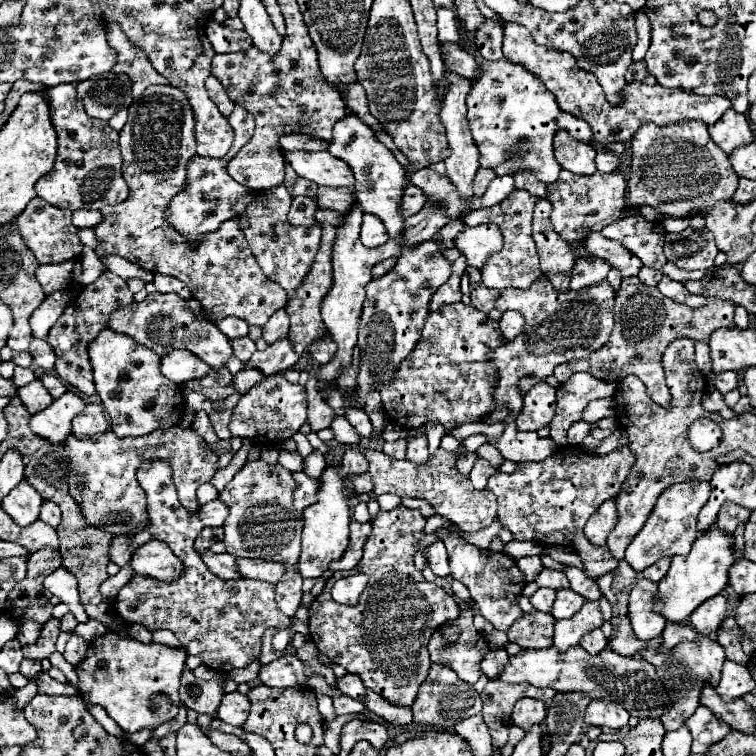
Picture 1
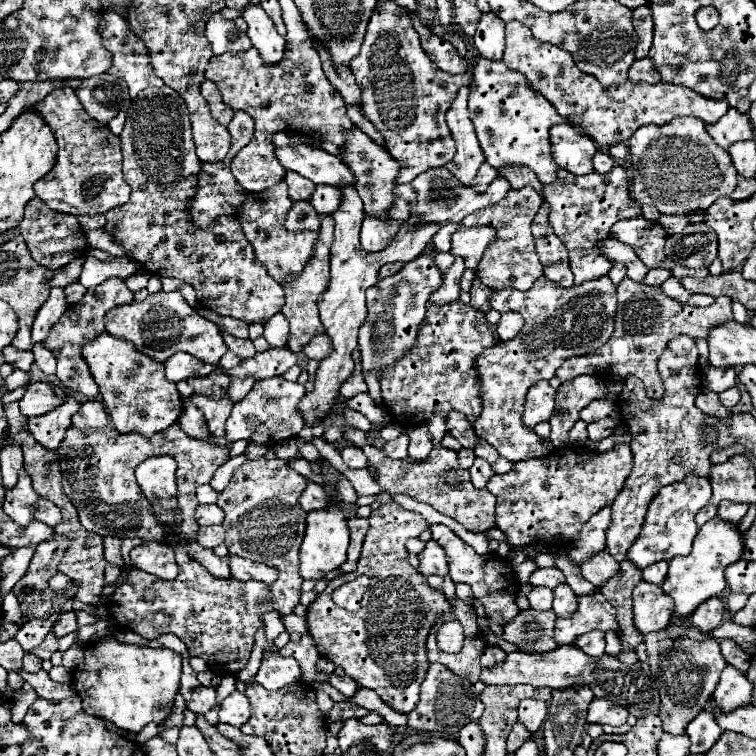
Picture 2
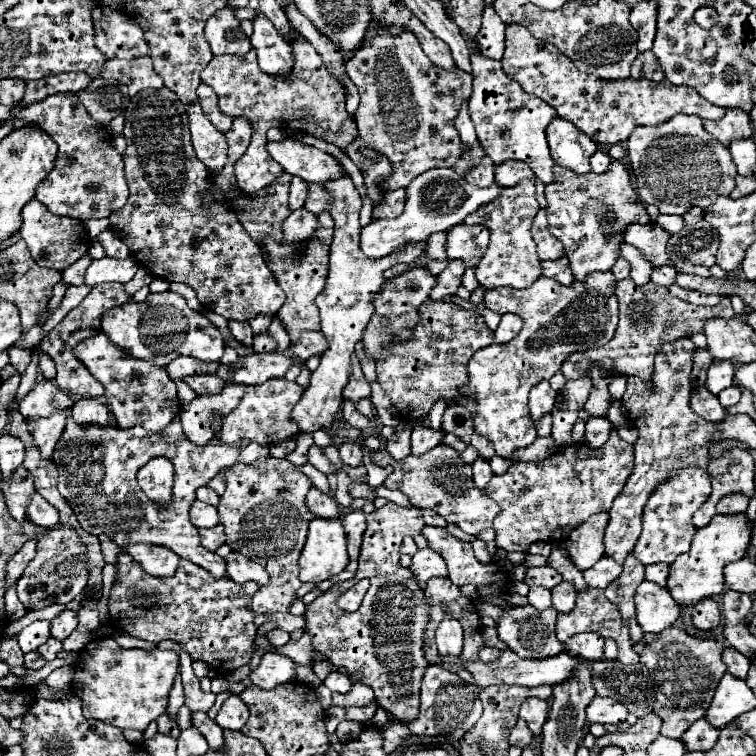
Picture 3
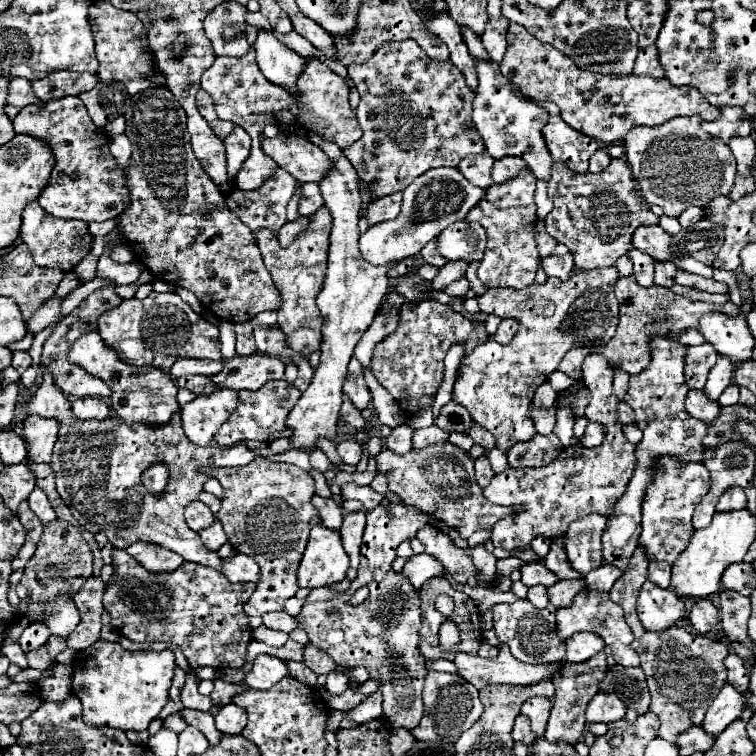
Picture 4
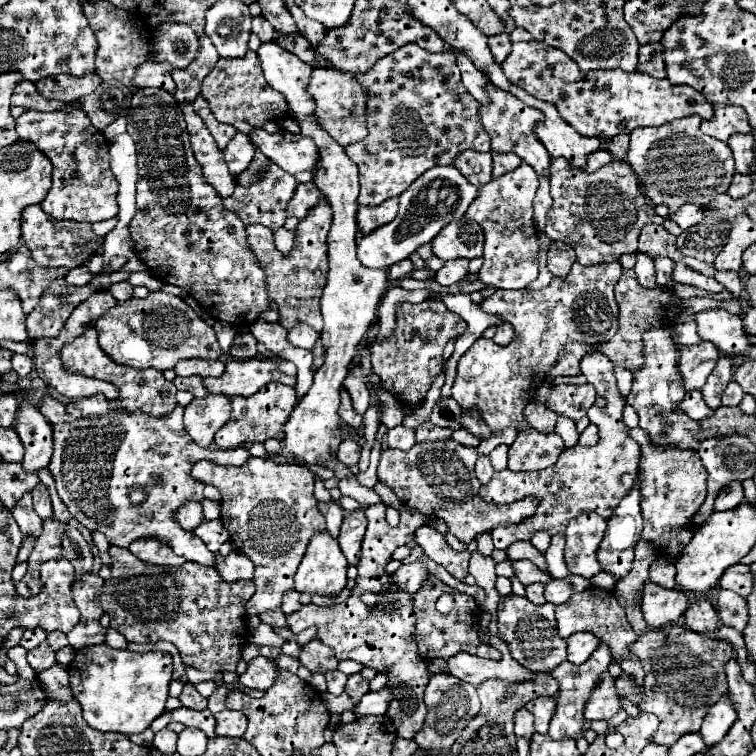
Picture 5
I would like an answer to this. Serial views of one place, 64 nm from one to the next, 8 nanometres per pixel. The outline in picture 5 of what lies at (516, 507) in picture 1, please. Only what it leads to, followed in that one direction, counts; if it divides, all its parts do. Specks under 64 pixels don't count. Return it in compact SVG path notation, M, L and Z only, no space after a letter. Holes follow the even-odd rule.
M590 352L582 358L582 374L588 378L588 382L596 388L596 404L588 410L588 418L592 424L600 430L600 440L592 448L574 446L566 448L560 454L560 460L538 472L512 472L512 470L500 470L494 472L492 480L484 486L480 486L480 496L486 502L492 504L510 504L516 500L522 500L526 496L536 496L540 500L536 516L528 518L526 522L518 526L496 526L492 530L494 546L500 550L506 550L510 544L518 540L530 540L534 532L546 530L550 534L564 532L566 522L578 514L584 512L596 512L596 514L608 514L612 516L614 508L620 504L620 500L634 488L634 480L638 476L638 462L640 462L640 446L636 440L628 436L628 428L622 422L622 412L626 406L624 396L620 394L614 378L614 364L598 352ZM600 572L600 574L596 574L596 576L592 578L592 584L594 584L596 588L602 588L602 590L614 590L616 580L614 580L614 576L608 574L608 572Z

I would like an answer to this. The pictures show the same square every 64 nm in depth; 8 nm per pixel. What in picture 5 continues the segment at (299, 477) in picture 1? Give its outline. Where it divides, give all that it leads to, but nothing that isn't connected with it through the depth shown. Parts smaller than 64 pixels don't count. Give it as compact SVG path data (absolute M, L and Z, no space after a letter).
M320 502L318 504L318 510L322 512L322 516L326 518L326 526L328 526L328 534L332 536L338 536L340 532L340 524L344 520L344 512L342 508L336 504L336 502Z

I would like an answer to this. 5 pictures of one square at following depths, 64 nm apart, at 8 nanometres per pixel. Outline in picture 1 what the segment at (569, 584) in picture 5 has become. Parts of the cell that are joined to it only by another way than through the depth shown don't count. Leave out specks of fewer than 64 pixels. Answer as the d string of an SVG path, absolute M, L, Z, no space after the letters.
M558 590L554 606L552 606L552 616L554 618L572 618L580 608L582 608L584 598L576 594L574 590Z

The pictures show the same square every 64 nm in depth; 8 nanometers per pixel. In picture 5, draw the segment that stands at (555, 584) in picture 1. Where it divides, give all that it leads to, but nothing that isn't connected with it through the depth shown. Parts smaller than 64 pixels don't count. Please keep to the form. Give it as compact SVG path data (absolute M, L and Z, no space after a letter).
M516 560L512 562L512 568L514 568L514 576L524 584L534 584L534 582L542 582L542 584L548 584L552 578L544 572L538 572L538 568L532 564L532 562L526 562L526 560Z

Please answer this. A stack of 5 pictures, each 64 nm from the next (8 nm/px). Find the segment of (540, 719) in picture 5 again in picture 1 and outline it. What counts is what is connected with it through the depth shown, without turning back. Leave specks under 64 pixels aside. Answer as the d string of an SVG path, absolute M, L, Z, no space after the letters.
M520 698L512 712L512 722L520 728L526 728L526 732L534 724L542 724L544 718L546 718L546 704L534 698Z

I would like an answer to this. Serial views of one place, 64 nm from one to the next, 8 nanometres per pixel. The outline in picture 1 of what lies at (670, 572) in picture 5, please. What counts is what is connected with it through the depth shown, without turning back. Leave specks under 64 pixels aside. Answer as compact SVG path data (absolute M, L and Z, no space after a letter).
M662 558L662 560L658 560L656 564L652 564L650 568L646 568L646 570L642 572L642 576L644 576L646 580L650 580L650 582L660 582L660 580L666 576L668 568L670 568L670 558Z

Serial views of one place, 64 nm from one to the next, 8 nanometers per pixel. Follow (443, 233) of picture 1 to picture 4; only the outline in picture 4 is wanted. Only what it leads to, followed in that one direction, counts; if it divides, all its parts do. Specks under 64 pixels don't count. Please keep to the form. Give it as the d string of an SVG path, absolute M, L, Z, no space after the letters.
M430 240L430 242L422 248L420 256L424 258L424 262L428 262L428 264L432 264L432 266L436 266L436 268L442 268L442 266L446 264L446 258L442 258L442 256L438 254L438 250L436 250L436 240Z

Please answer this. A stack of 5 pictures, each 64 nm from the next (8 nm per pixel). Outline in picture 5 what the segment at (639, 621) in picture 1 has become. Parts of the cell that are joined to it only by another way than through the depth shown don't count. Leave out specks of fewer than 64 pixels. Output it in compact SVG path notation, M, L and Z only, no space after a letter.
M646 582L642 596L642 614L650 628L662 628L682 618L688 608L688 598L682 590L668 590Z

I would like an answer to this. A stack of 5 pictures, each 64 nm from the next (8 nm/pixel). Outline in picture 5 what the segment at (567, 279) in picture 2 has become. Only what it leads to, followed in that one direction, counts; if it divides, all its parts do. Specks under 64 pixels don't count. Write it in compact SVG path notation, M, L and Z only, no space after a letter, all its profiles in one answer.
M554 242L550 246L550 252L548 252L548 270L554 274L554 276L566 276L572 268L572 264L576 262L576 256L574 256L574 248L564 244L564 242Z

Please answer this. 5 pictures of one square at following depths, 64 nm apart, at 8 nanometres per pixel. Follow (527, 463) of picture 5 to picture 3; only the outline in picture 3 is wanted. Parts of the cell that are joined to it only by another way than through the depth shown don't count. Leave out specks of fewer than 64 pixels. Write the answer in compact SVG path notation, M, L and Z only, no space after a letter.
M548 436L548 438L536 438L534 444L530 444L530 448L520 448L518 452L514 452L512 462L542 462L546 458L550 458L556 452L558 444Z

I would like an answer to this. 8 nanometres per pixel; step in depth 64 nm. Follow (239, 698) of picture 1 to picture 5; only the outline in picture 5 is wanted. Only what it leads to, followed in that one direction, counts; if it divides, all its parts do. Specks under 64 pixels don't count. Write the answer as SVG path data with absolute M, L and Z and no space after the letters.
M222 710L216 716L216 736L242 738L246 732L246 716L238 710Z

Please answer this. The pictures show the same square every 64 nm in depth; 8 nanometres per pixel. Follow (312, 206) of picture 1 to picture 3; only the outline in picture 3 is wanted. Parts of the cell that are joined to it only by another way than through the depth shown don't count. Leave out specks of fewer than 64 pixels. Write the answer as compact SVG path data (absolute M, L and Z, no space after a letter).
M300 208L292 212L282 224L282 244L302 242L310 238L314 230L316 230L316 216L310 214L306 208Z

